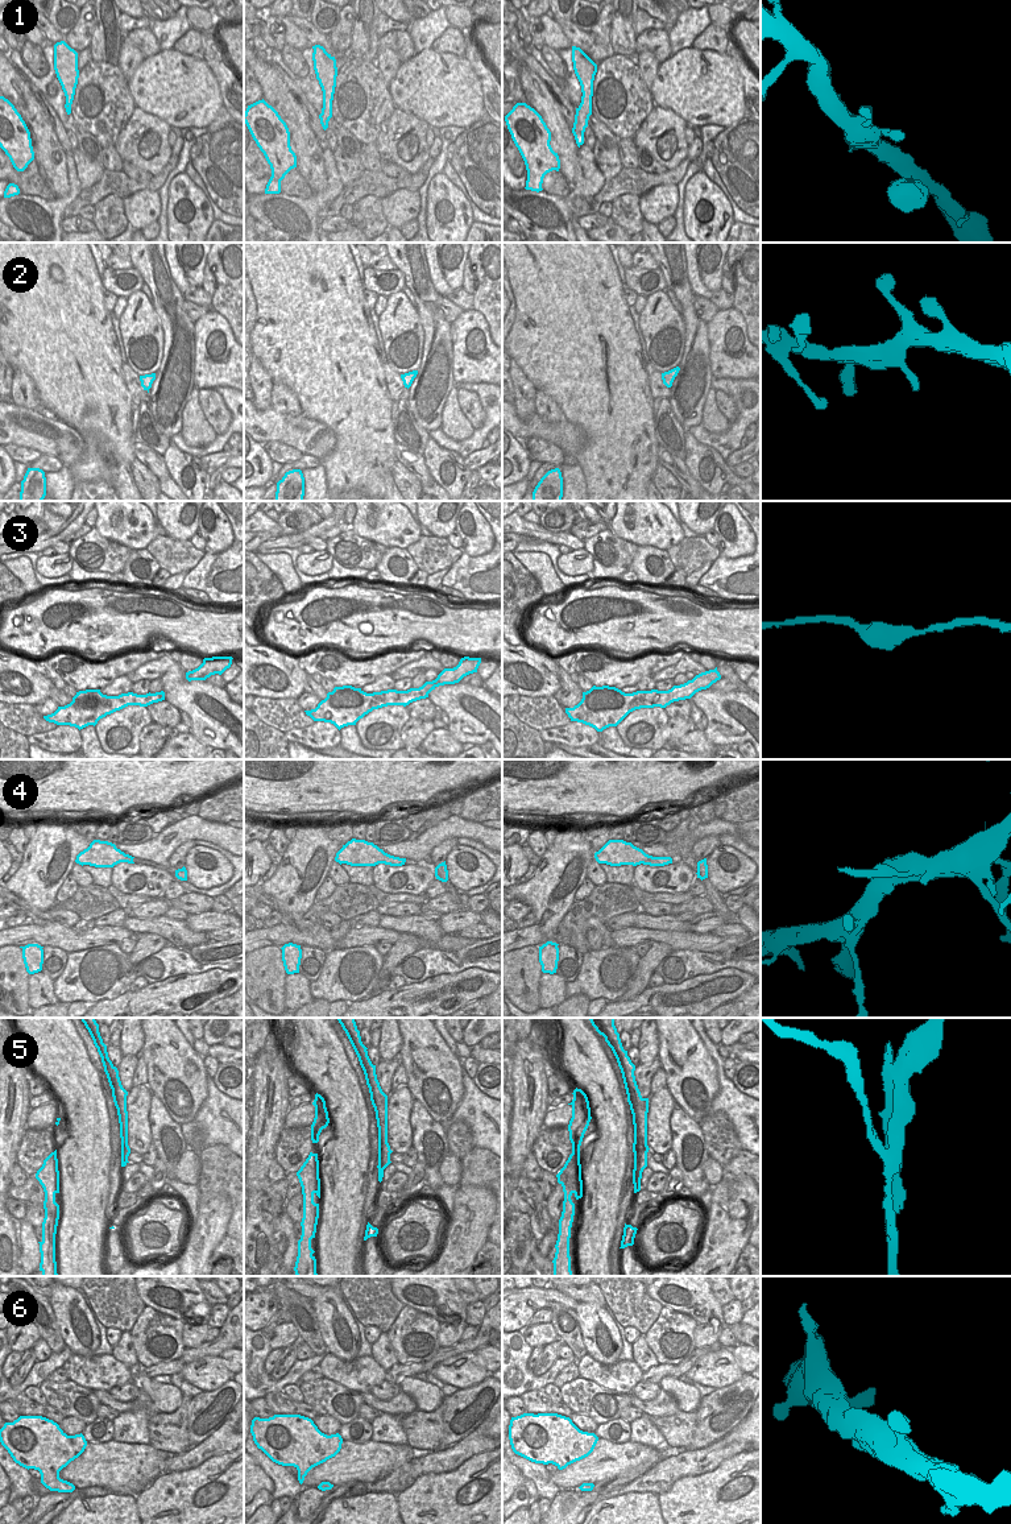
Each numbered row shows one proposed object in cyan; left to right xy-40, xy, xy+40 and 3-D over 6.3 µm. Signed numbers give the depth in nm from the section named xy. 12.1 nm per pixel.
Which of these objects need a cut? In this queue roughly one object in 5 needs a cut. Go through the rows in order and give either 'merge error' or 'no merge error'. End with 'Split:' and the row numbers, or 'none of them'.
1: no merge error
2: no merge error
3: no merge error
4: no merge error
5: merge error
6: no merge error
Split: 5

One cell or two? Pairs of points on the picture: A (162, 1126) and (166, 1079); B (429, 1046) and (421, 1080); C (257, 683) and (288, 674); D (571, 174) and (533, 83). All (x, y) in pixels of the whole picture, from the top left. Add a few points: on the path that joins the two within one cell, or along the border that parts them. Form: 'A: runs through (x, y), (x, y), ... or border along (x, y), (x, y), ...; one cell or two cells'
A: border along (152, 1093), (158, 1098), (168, 1114), (179, 1125); two cells
B: runs through (427, 1054), (427, 1072); one cell
C: runs through (265, 675), (280, 674); one cell
D: runs through (568, 152), (559, 128), (546, 106); one cell

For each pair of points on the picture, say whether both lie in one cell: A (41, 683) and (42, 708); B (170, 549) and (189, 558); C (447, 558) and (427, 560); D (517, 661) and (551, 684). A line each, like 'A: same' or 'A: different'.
A: different
B: same
C: same
D: same

